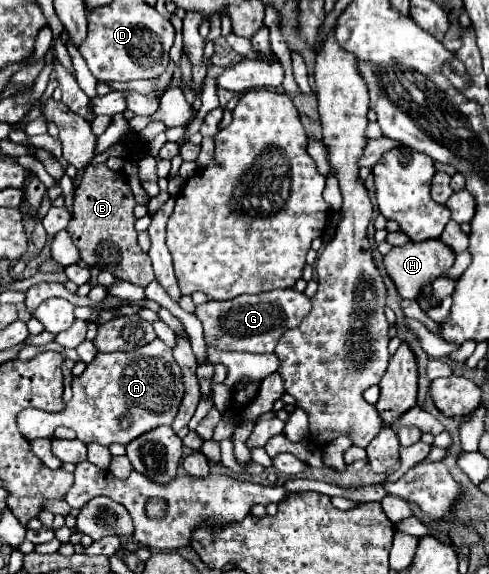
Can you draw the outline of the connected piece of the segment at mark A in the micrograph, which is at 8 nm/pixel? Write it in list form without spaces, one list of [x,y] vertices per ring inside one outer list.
[[[161,341],[135,349],[133,353],[99,353],[87,369],[73,377],[73,397],[61,413],[41,409],[25,409],[17,415],[19,431],[25,439],[51,437],[55,427],[71,427],[83,443],[111,443],[127,445],[149,429],[171,425],[183,401],[183,377],[179,365],[173,361],[173,351]]]

